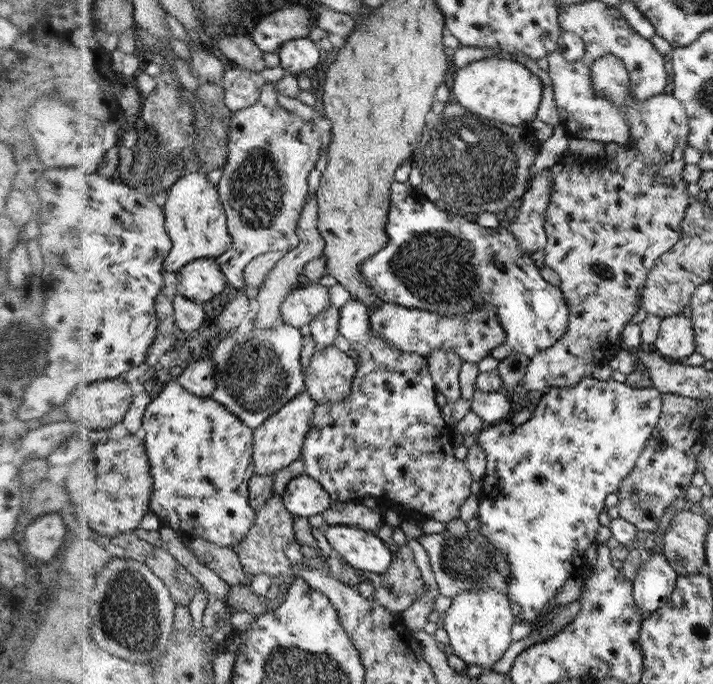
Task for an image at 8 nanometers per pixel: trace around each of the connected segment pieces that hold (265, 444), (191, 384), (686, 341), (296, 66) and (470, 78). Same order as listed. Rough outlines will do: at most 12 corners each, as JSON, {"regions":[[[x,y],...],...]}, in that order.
{"regions":[[[302,392],[255,429],[258,474],[302,458],[318,402]],[[212,358],[191,363],[178,380],[190,392],[212,397],[218,389]],[[662,319],[656,353],[681,362],[694,352],[693,321]],[[309,37],[291,40],[279,50],[289,74],[320,64],[320,48]],[[514,58],[456,70],[451,101],[501,124],[537,119],[542,78]]]}

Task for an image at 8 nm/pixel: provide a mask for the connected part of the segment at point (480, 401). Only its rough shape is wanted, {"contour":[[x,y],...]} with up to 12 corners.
{"contour":[[475,389],[471,411],[485,426],[513,413],[510,398],[499,391]]}

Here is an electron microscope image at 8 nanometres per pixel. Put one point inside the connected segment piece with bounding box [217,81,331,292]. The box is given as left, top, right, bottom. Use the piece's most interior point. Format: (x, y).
(272, 152)

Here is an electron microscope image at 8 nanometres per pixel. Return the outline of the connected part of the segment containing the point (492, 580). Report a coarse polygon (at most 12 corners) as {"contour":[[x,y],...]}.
{"contour":[[467,522],[418,541],[440,595],[508,596],[509,557]]}

